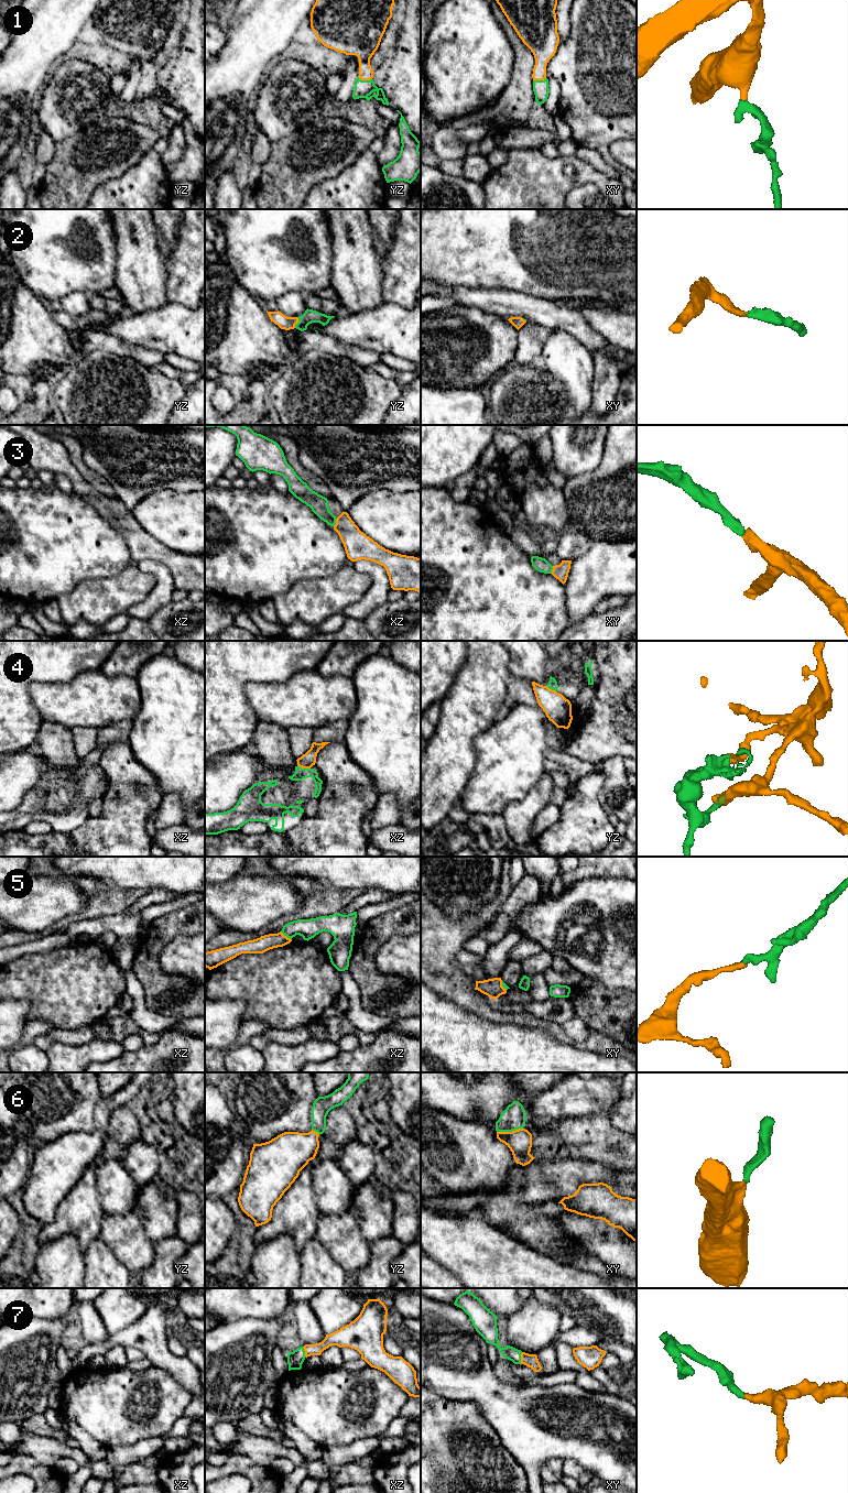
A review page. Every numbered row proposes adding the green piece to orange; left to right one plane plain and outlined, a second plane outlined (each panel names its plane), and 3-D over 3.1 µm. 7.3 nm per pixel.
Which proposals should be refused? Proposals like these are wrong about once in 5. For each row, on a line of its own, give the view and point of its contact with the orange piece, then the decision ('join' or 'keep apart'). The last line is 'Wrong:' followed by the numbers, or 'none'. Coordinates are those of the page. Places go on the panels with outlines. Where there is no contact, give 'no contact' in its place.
1: yz (365, 79) | join
2: yz (297, 322) | join
3: xz (336, 523) | join
4: xz (304, 767) | keep apart
5: xz (285, 936) | join
6: xy (509, 1132) | join
7: xy (521, 1358) | join
Wrong: 4

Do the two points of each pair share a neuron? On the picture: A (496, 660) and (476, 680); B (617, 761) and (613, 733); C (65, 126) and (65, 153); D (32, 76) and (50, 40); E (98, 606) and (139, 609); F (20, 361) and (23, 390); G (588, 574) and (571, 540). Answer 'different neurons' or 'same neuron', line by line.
A: same neuron
B: different neurons
C: different neurons
D: same neuron
E: different neurons
F: different neurons
G: different neurons

